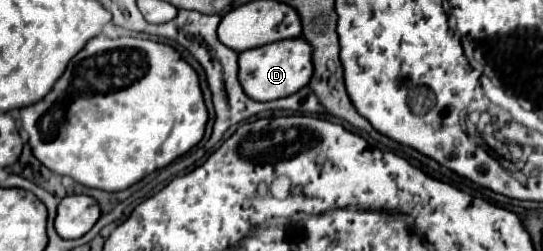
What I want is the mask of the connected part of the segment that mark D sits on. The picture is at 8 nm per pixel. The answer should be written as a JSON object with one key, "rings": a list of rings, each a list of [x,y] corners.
{"rings":[[[303,37],[283,39],[255,49],[247,49],[239,53],[239,83],[245,95],[249,95],[255,101],[275,101],[293,95],[299,89],[303,89],[313,75],[311,55],[313,55],[313,47],[305,43]]]}

